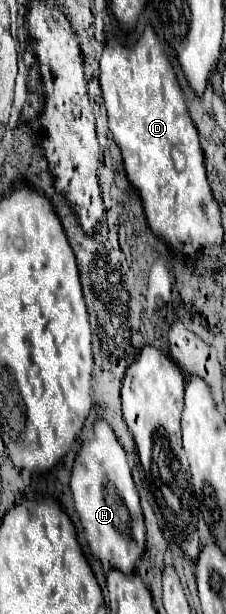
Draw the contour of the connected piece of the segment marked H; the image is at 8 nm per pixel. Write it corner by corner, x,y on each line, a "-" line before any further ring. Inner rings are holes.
105,419
95,421
93,425
93,437
83,443
83,447
77,453
77,459
73,463
71,471
71,493
75,509
81,517
81,527
85,533
85,539
89,543
91,553
101,561
109,563
111,567
117,567
123,573
133,573
135,563
141,559
145,551
145,523
143,523
143,511
139,505
139,493
131,477
131,467
127,463
127,453
123,445
117,441
111,425

